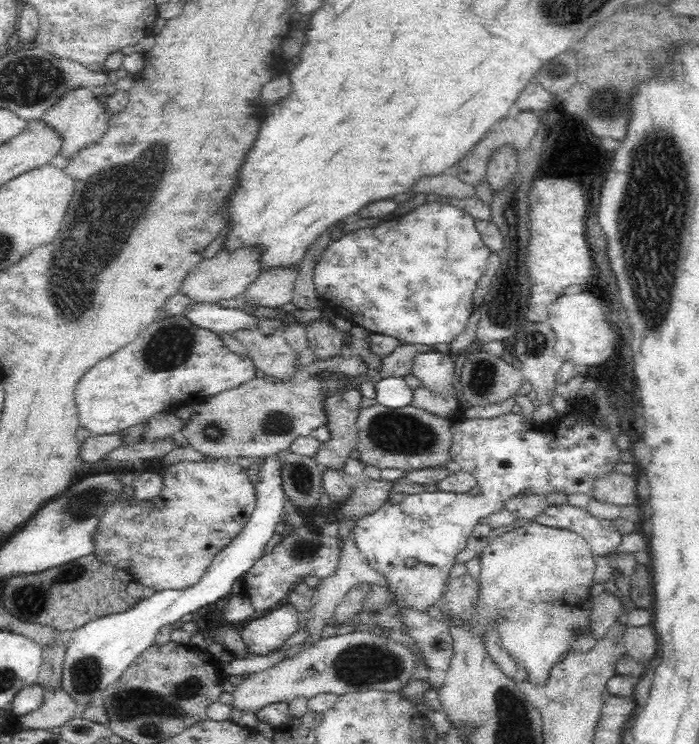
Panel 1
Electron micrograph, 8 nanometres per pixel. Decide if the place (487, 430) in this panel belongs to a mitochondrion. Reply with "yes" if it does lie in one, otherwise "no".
no

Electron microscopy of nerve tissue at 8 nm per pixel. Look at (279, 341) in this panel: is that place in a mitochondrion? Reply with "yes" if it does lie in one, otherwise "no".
no

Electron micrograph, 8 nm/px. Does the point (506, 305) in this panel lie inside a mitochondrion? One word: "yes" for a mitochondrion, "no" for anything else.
yes

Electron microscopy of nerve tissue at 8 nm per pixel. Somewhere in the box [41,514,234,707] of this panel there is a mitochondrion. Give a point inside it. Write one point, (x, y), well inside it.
(86, 673)

